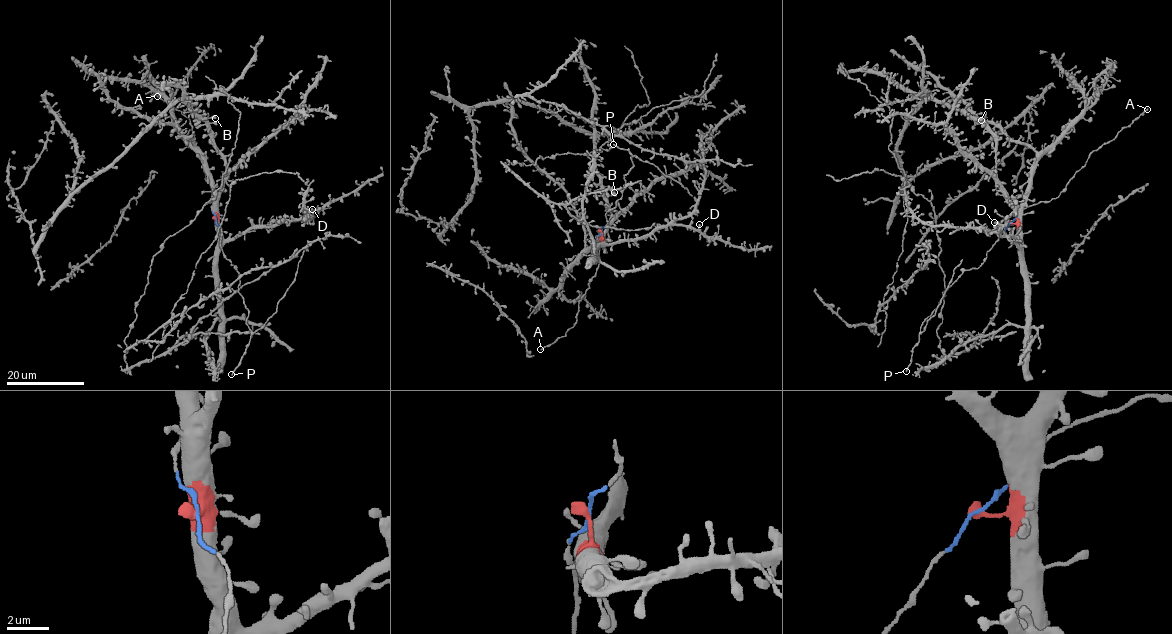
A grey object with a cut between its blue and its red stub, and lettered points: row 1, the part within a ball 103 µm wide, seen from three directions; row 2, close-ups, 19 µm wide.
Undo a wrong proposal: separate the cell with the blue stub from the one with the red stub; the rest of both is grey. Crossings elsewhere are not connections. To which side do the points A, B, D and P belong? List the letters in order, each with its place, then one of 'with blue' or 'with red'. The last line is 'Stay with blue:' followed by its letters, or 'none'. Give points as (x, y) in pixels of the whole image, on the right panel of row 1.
A: (1147, 109) | with blue
B: (981, 120) | with red
D: (994, 222) | with red
P: (906, 371) | with blue
Stay with blue: A, P

